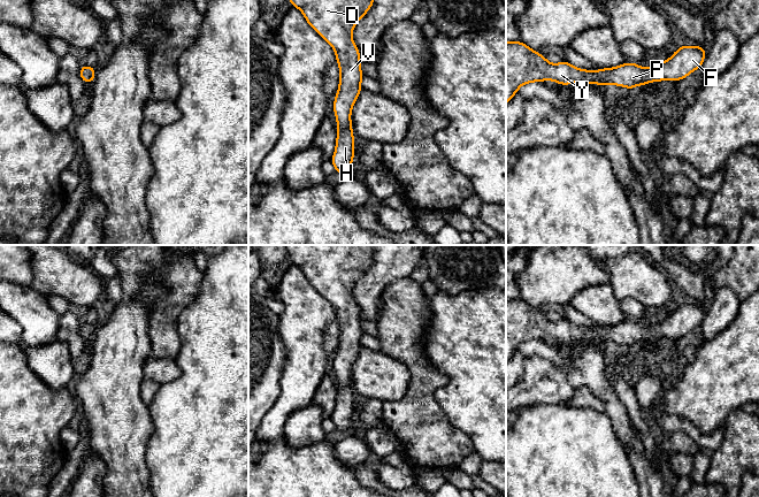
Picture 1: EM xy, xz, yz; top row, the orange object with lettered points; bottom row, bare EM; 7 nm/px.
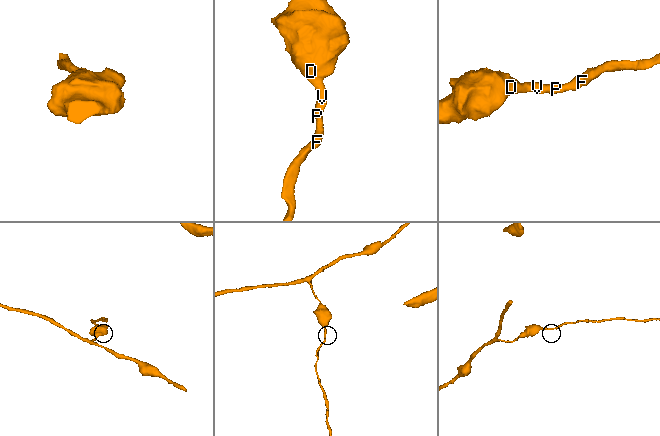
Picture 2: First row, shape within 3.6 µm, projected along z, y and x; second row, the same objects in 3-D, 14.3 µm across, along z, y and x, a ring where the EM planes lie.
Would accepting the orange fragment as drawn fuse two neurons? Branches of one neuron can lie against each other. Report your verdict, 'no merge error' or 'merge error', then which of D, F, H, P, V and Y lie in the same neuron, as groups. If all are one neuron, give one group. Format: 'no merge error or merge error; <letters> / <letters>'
no merge error; D F H P V Y

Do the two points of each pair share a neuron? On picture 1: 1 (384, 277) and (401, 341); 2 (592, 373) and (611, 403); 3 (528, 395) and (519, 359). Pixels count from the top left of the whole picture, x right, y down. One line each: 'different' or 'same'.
1: different
2: same
3: different

